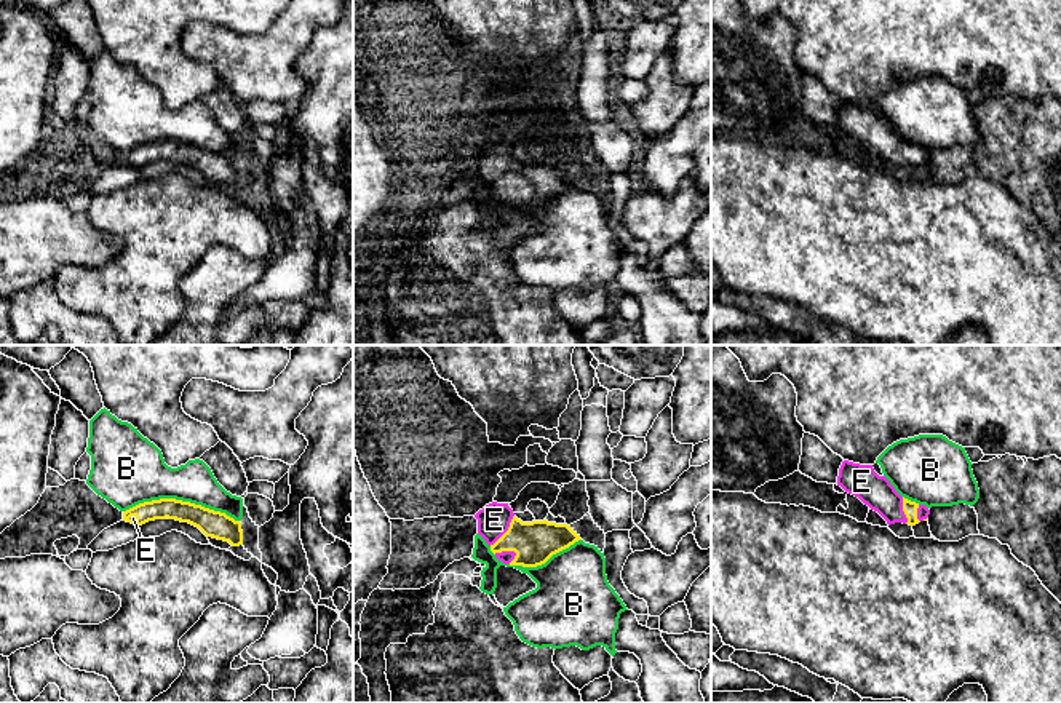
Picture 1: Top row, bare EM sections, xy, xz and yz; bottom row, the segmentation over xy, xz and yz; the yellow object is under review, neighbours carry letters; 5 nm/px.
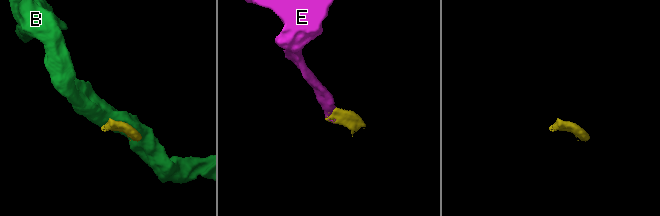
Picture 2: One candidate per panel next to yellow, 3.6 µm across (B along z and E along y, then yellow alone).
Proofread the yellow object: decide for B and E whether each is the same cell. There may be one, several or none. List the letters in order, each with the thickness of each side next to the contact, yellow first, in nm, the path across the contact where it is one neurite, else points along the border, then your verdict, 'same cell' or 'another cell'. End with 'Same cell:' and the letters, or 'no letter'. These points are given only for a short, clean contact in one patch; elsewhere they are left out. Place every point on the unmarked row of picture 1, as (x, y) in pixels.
B: 140 nm thick on the yellow side, 280 nm on the other; another cell
E: 220 nm thick on the yellow side, 160 nm on the other; runs through xz (534, 186), (520, 186), (507, 173), (494, 162); same cell
Same cell: E

